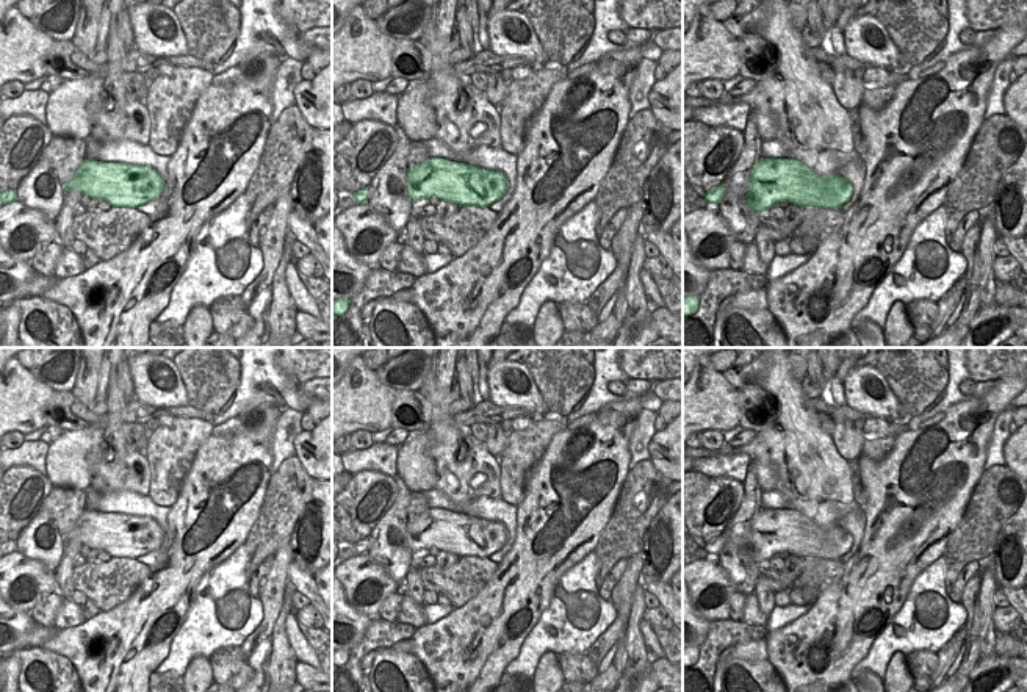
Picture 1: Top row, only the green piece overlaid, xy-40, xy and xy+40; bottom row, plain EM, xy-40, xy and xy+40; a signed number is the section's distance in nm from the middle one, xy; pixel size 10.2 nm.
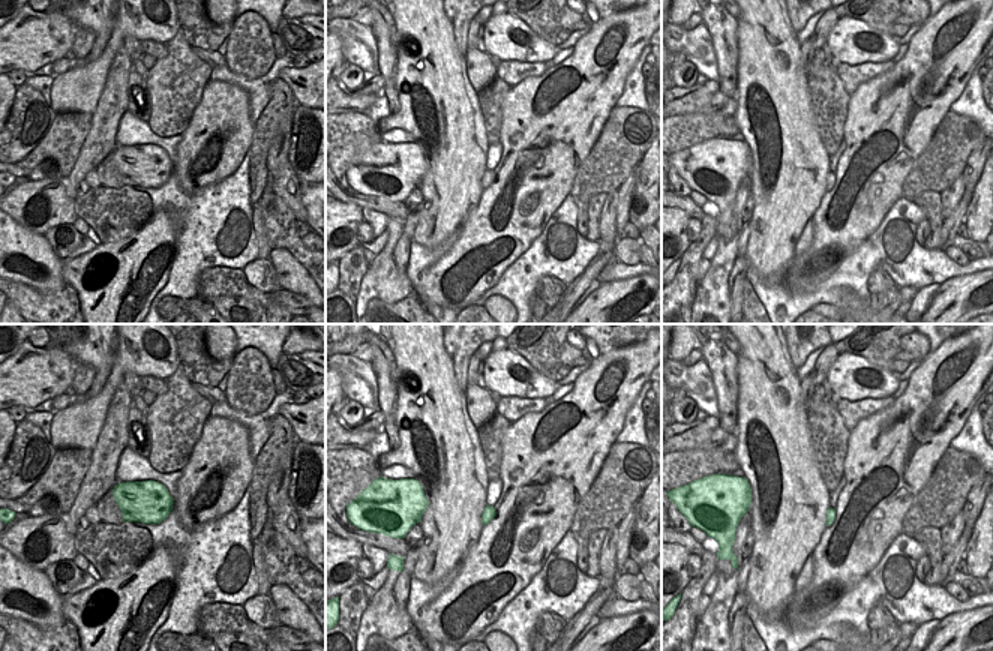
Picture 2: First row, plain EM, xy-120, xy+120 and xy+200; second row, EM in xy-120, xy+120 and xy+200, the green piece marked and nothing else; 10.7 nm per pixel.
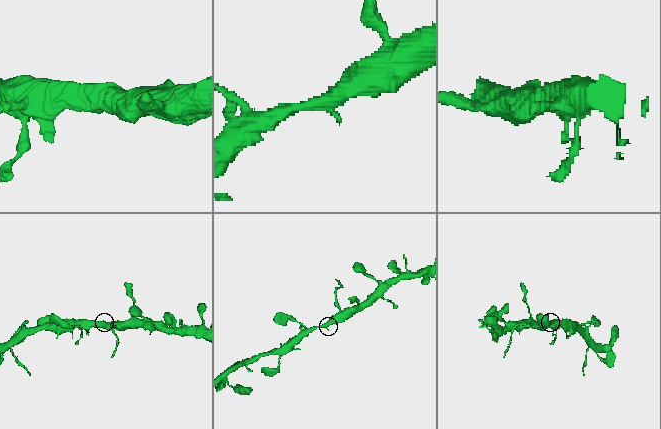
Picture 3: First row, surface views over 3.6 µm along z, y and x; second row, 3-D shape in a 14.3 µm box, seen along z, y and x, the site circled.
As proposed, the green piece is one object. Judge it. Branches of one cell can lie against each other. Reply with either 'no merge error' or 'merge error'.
no merge error

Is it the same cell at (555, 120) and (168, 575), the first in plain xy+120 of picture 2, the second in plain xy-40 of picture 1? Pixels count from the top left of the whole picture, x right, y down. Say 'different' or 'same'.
same

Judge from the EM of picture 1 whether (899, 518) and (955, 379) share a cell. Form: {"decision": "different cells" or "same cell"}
{"decision": "different cells"}

